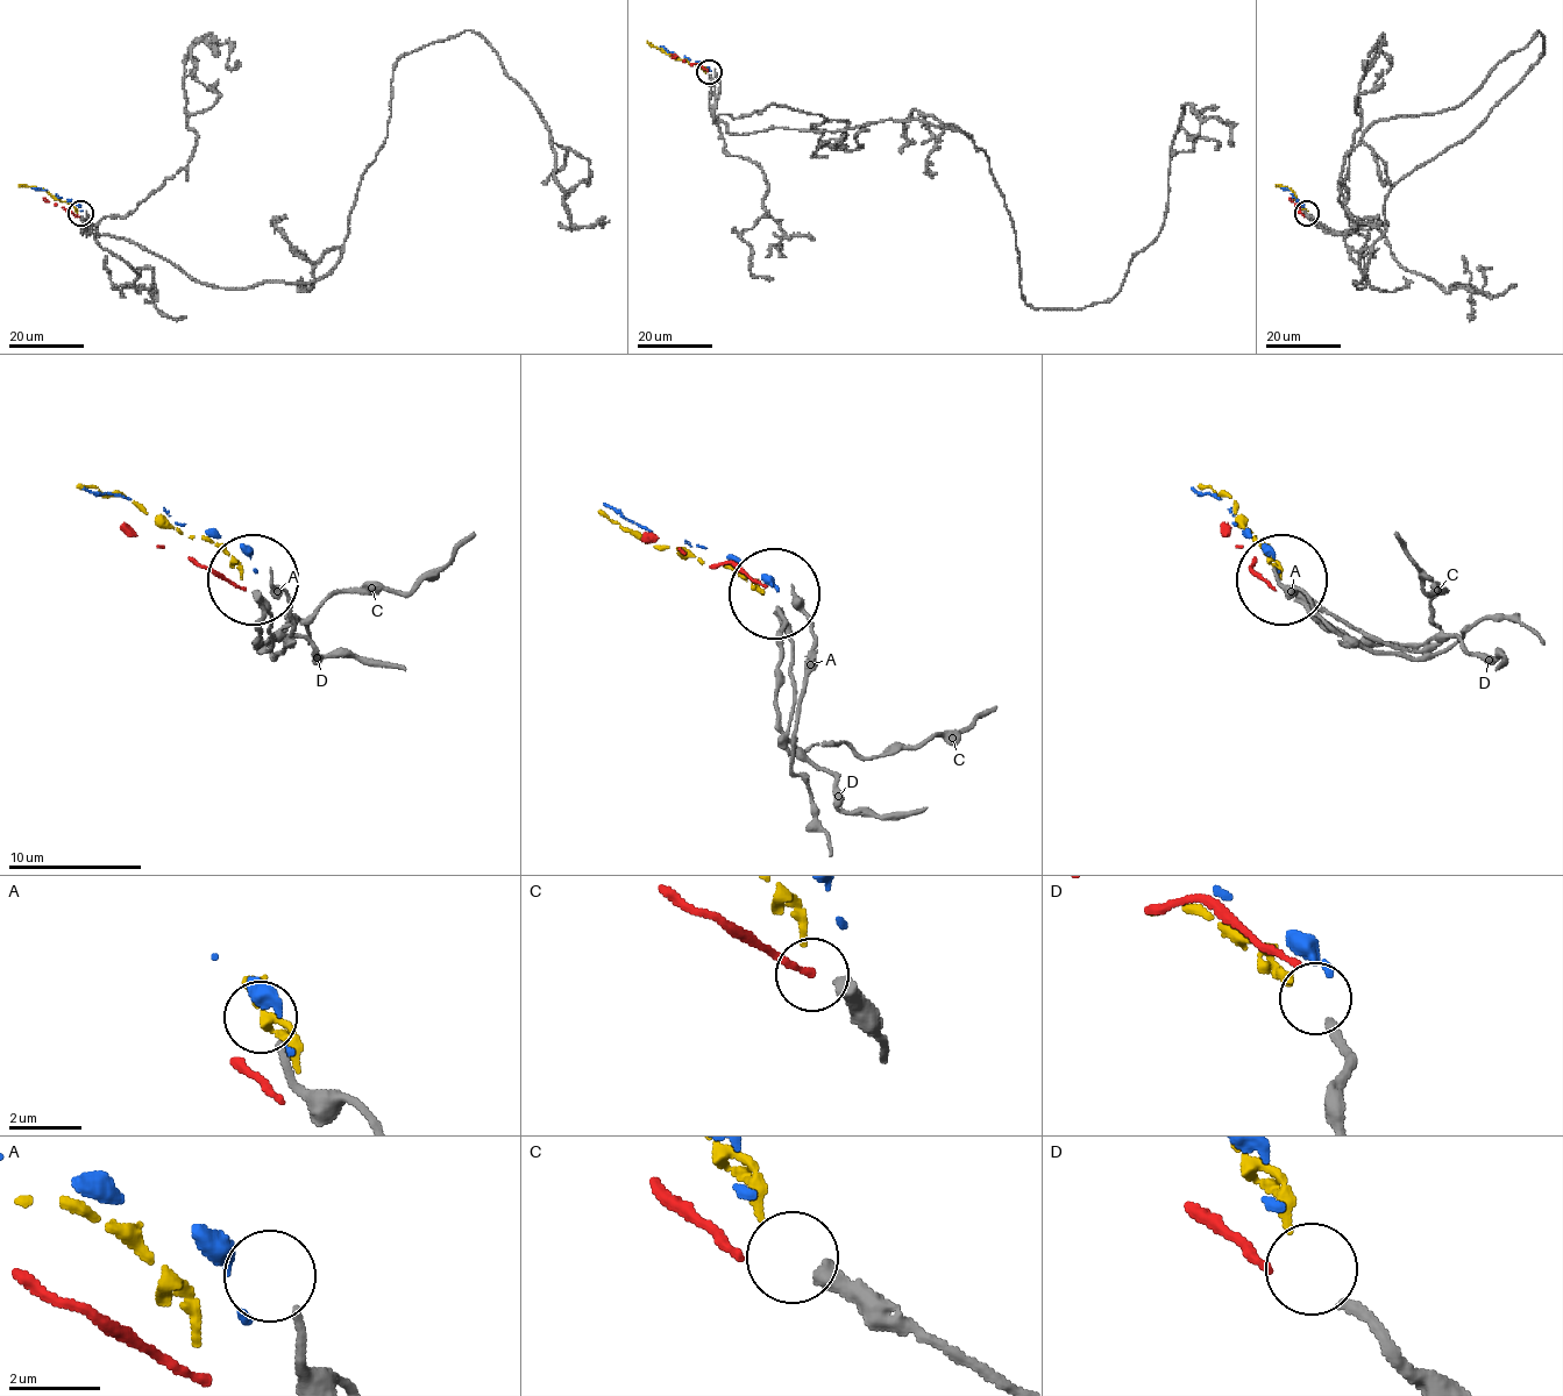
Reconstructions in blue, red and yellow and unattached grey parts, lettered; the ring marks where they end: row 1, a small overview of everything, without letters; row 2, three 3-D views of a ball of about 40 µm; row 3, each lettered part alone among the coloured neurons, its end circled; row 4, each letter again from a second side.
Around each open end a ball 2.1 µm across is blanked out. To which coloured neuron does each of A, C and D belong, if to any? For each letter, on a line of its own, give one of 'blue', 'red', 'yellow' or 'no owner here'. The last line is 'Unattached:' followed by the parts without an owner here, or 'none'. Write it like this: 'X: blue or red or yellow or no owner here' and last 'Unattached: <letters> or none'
A: no owner here
C: yellow
D: red
Unattached: A

